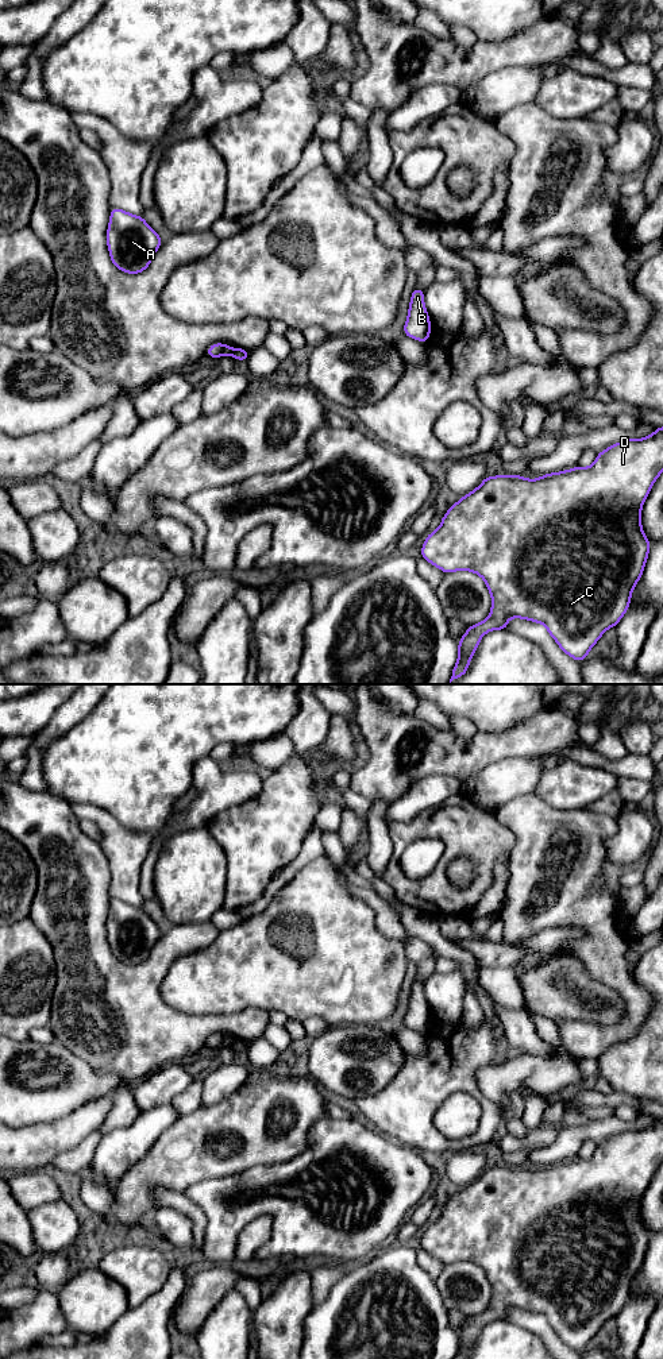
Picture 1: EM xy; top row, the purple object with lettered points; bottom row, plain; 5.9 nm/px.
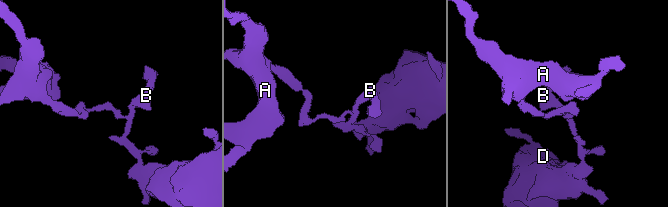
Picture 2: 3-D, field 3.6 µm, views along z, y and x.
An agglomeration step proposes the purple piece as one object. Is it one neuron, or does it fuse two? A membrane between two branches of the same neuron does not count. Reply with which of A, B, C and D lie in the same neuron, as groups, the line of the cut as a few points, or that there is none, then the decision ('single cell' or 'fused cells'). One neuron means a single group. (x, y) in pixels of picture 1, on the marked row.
A / B C D | xy (232, 348), (228, 354) | fused cells

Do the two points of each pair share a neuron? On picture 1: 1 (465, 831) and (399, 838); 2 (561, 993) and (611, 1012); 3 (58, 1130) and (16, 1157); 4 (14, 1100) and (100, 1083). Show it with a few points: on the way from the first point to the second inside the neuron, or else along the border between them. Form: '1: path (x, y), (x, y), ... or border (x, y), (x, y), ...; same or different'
1: path (448, 829), (415, 829); same
2: path (573, 995), (598, 1003); same
3: path (47, 1141), (27, 1149); same
4: path (35, 1093), (56, 1092), (64, 1085), (78, 1084); same

